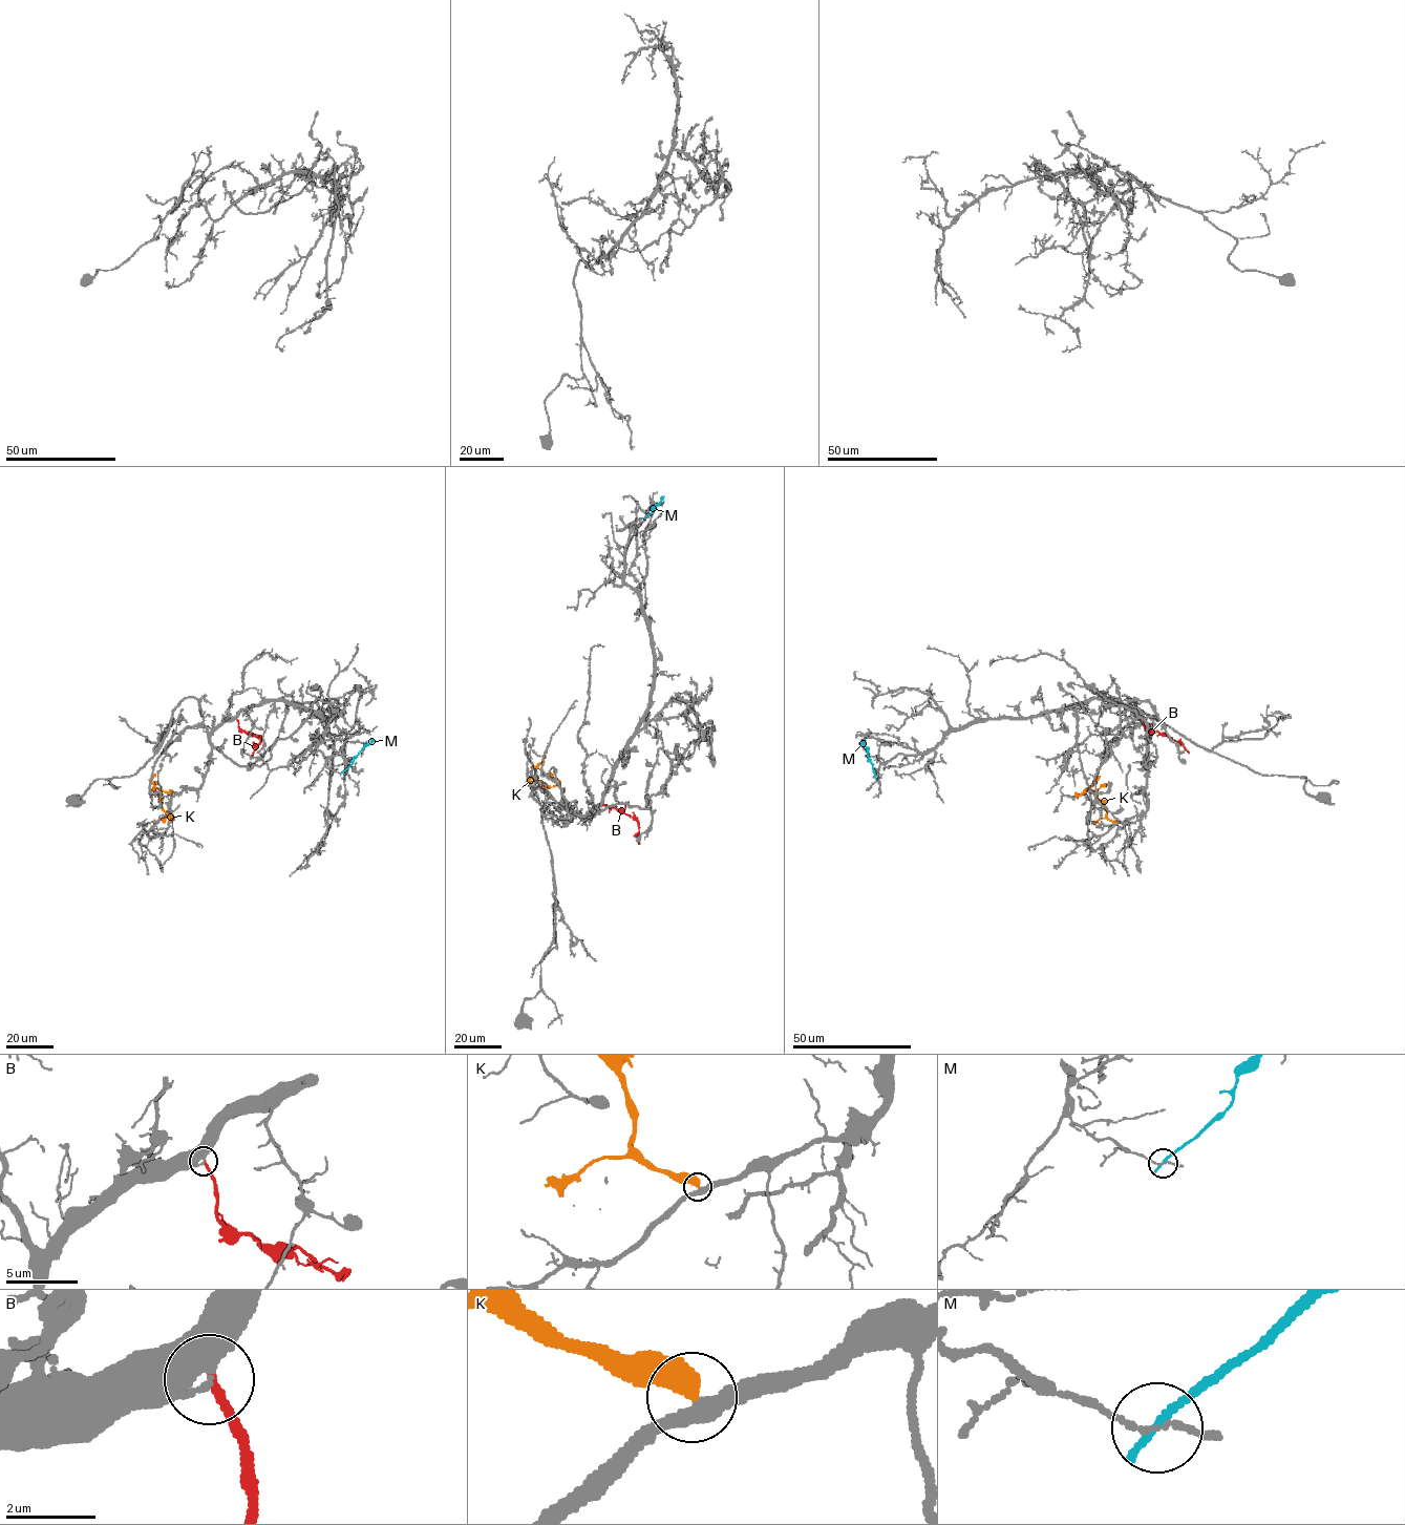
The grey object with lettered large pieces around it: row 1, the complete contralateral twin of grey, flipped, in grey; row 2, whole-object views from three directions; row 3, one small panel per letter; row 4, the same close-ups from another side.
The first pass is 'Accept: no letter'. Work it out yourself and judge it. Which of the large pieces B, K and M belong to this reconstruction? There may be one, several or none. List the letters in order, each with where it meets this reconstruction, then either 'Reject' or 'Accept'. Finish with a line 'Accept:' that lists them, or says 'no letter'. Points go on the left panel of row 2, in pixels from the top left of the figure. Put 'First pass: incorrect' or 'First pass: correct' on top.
First pass: incorrect
B: Touches grey at (236, 718). Accept
K: Touches grey at (169, 822). Reject
M: Touches grey at (341, 774). Reject
Accept: B

